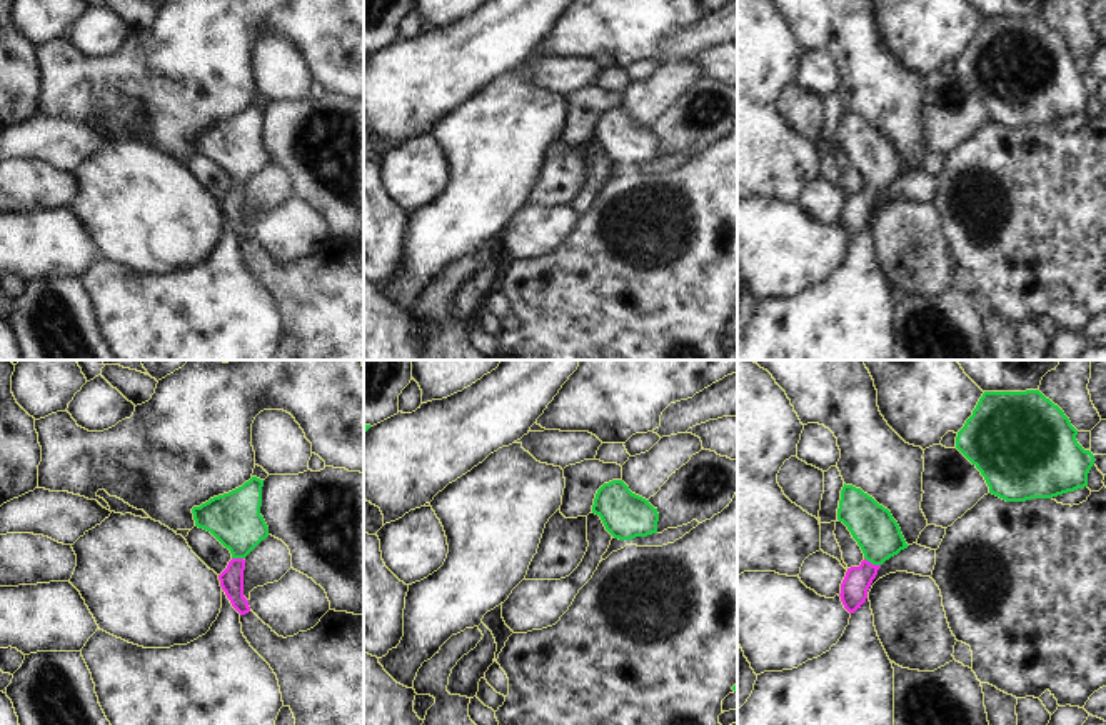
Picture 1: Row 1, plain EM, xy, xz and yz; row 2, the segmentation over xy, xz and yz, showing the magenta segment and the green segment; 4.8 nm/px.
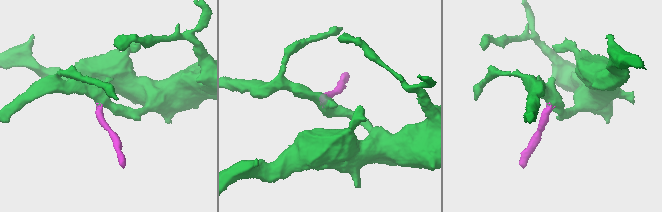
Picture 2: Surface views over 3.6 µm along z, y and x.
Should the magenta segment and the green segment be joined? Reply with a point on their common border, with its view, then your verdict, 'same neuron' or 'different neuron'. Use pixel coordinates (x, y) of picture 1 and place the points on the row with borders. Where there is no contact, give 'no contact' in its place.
yz (871, 564) | same neuron

